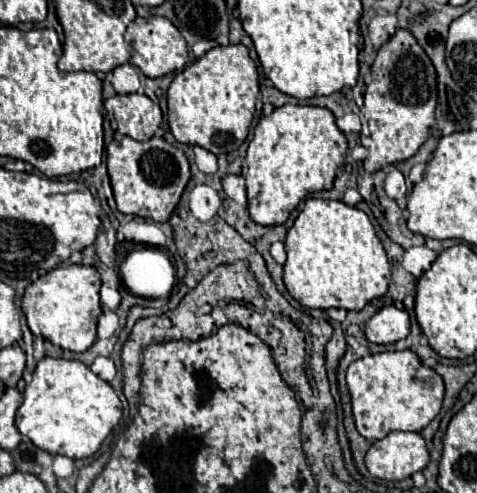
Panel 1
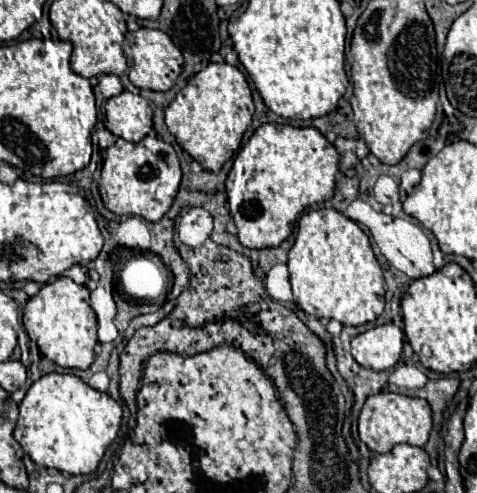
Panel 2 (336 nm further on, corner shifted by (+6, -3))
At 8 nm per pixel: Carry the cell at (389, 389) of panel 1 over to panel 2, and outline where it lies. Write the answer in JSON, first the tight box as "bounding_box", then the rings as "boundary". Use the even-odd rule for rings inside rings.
{"bounding_box":[358,391,432,453],"boundary":[[[380,391],[376,395],[370,395],[358,419],[360,439],[374,453],[388,453],[396,443],[410,443],[422,447],[428,441],[430,429],[432,429],[432,409],[428,401],[418,397],[398,395],[392,391]]]}

